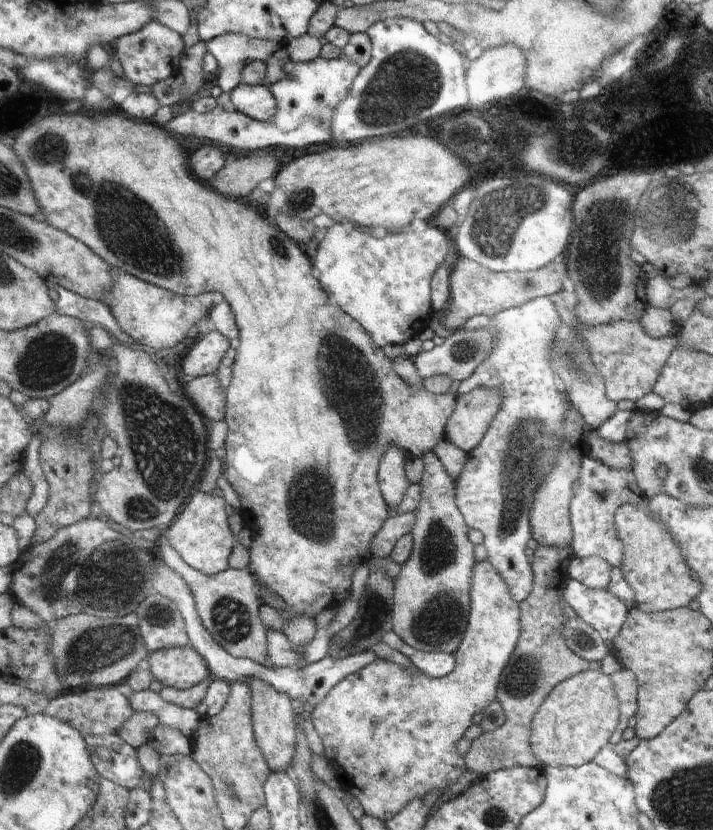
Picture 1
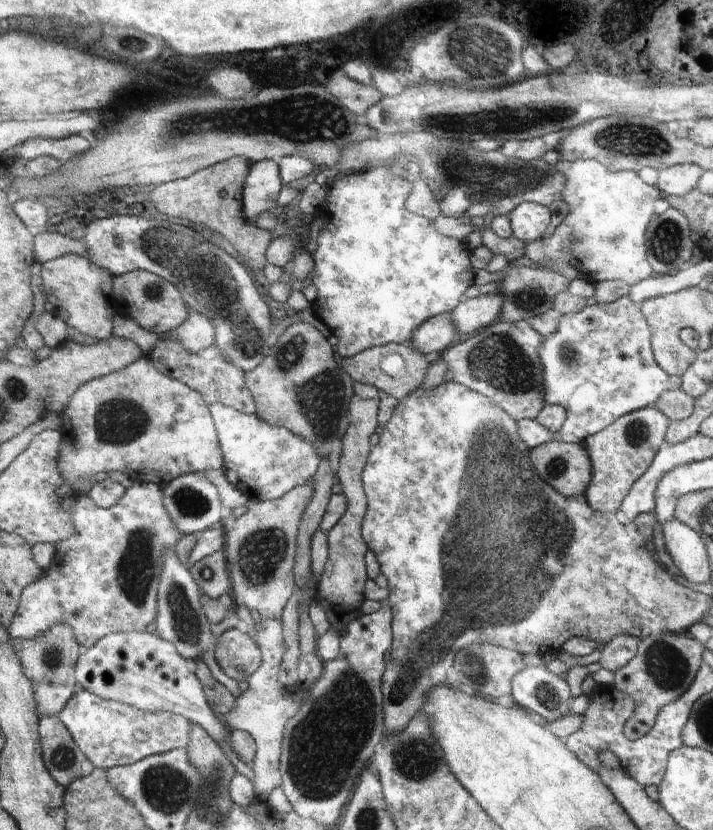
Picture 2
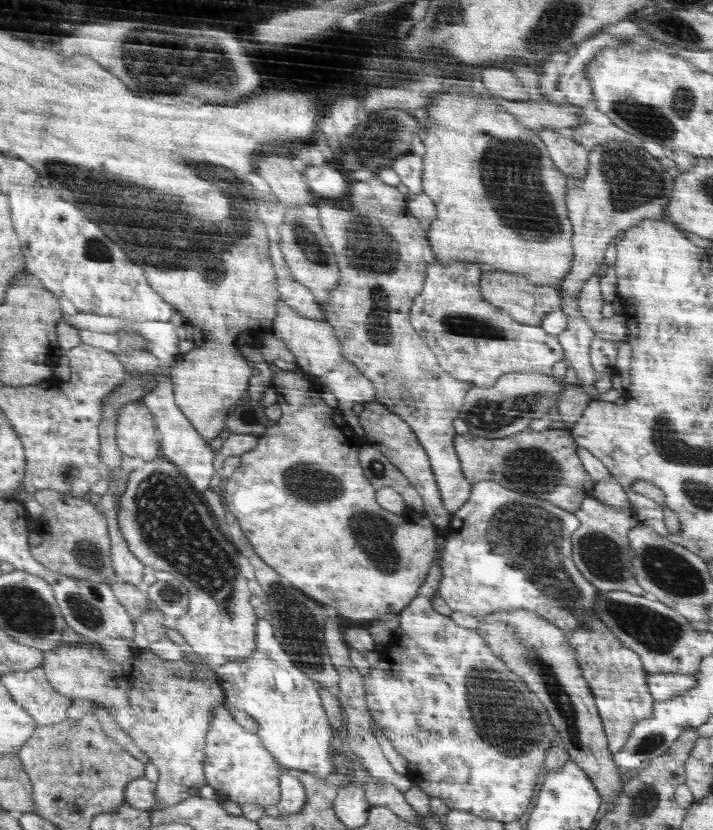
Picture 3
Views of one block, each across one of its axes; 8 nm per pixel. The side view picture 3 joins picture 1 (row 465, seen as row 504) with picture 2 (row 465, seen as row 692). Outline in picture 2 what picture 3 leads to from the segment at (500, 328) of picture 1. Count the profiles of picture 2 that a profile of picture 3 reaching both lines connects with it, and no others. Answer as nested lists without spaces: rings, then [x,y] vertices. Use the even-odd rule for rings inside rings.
[[[644,407],[621,416],[602,432],[586,439],[583,444],[588,448],[593,463],[593,478],[584,496],[601,513],[620,510],[624,498],[632,486],[652,466],[660,446],[664,444],[664,434],[668,426],[668,417],[661,409]]]

